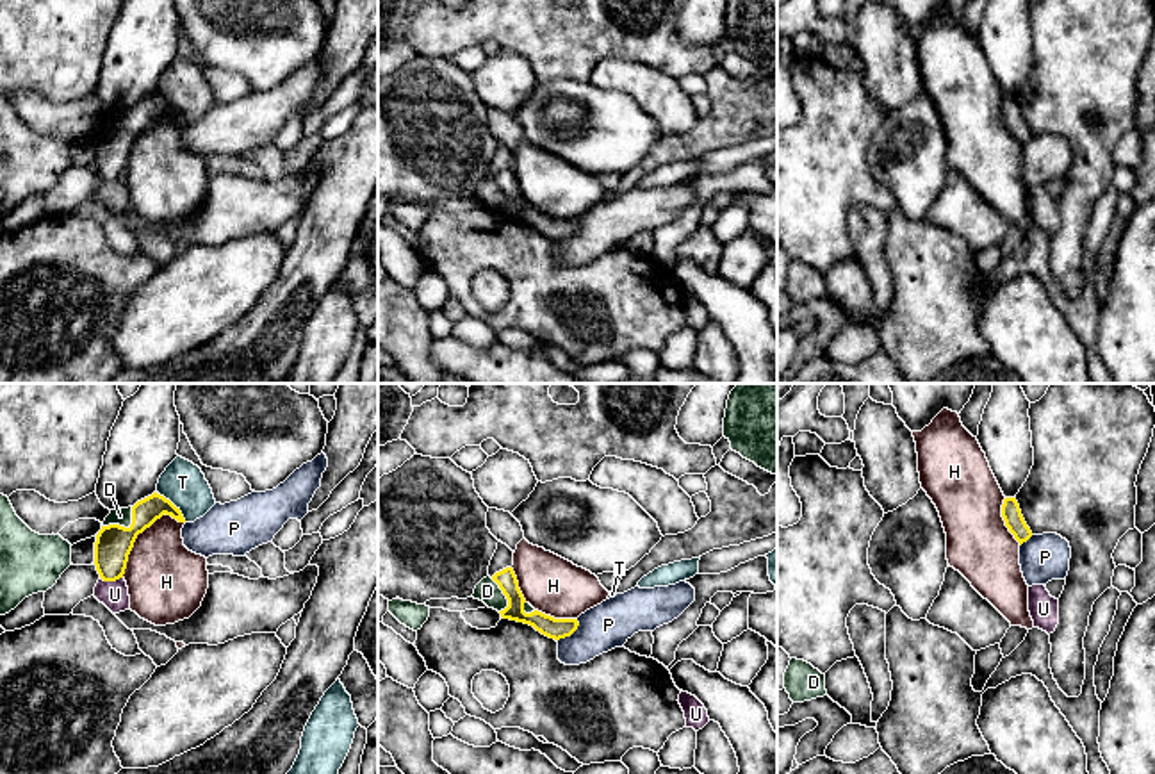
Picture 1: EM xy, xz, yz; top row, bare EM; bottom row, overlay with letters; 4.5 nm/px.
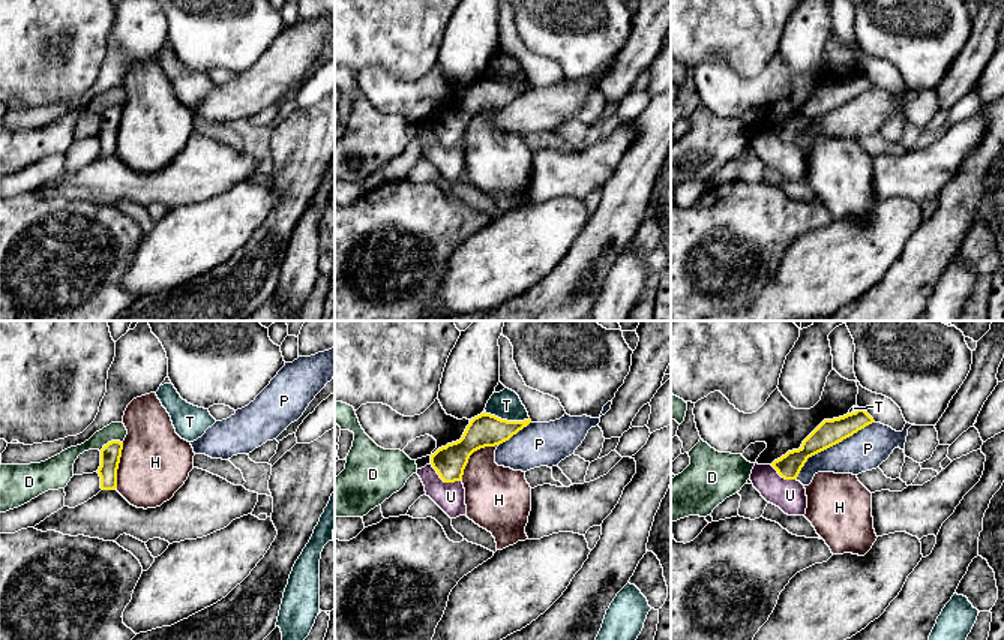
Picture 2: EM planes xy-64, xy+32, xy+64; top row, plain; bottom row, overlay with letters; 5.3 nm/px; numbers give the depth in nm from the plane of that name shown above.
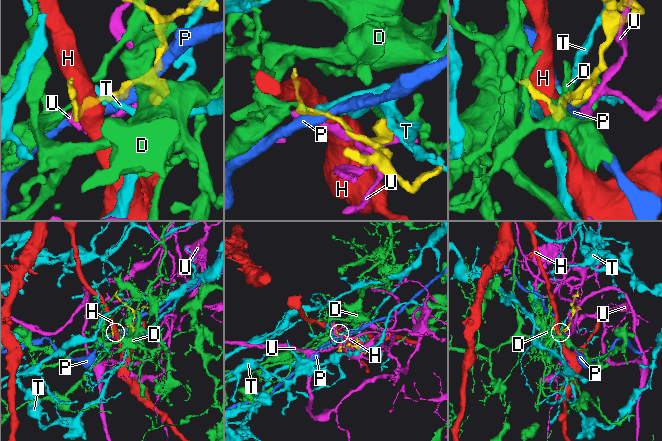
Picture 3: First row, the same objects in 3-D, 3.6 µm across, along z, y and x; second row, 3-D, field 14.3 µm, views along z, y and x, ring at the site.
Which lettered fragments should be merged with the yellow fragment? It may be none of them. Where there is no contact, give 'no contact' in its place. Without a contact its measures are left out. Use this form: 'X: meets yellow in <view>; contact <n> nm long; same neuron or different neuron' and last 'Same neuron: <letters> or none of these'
D: meets yellow in xy; contact 170 nm long; same neuron
H: meets yellow in xy; contact 380 nm long; different neuron
P: meets yellow in xz; contact 140 nm long; different neuron
T: meets yellow in xy; contact 180 nm long; different neuron
U: meets yellow in xy; contact 100 nm long; different neuron
Same neuron: D

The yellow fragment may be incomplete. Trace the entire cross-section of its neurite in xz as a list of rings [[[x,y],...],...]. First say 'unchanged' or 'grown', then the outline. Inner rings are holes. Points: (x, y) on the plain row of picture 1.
grown; [[[512,168],[483,178],[471,196],[483,202],[488,209],[501,214],[503,219],[533,226],[542,235],[560,241],[570,237],[579,223],[578,219],[554,219],[535,210],[522,196],[517,177]]]

